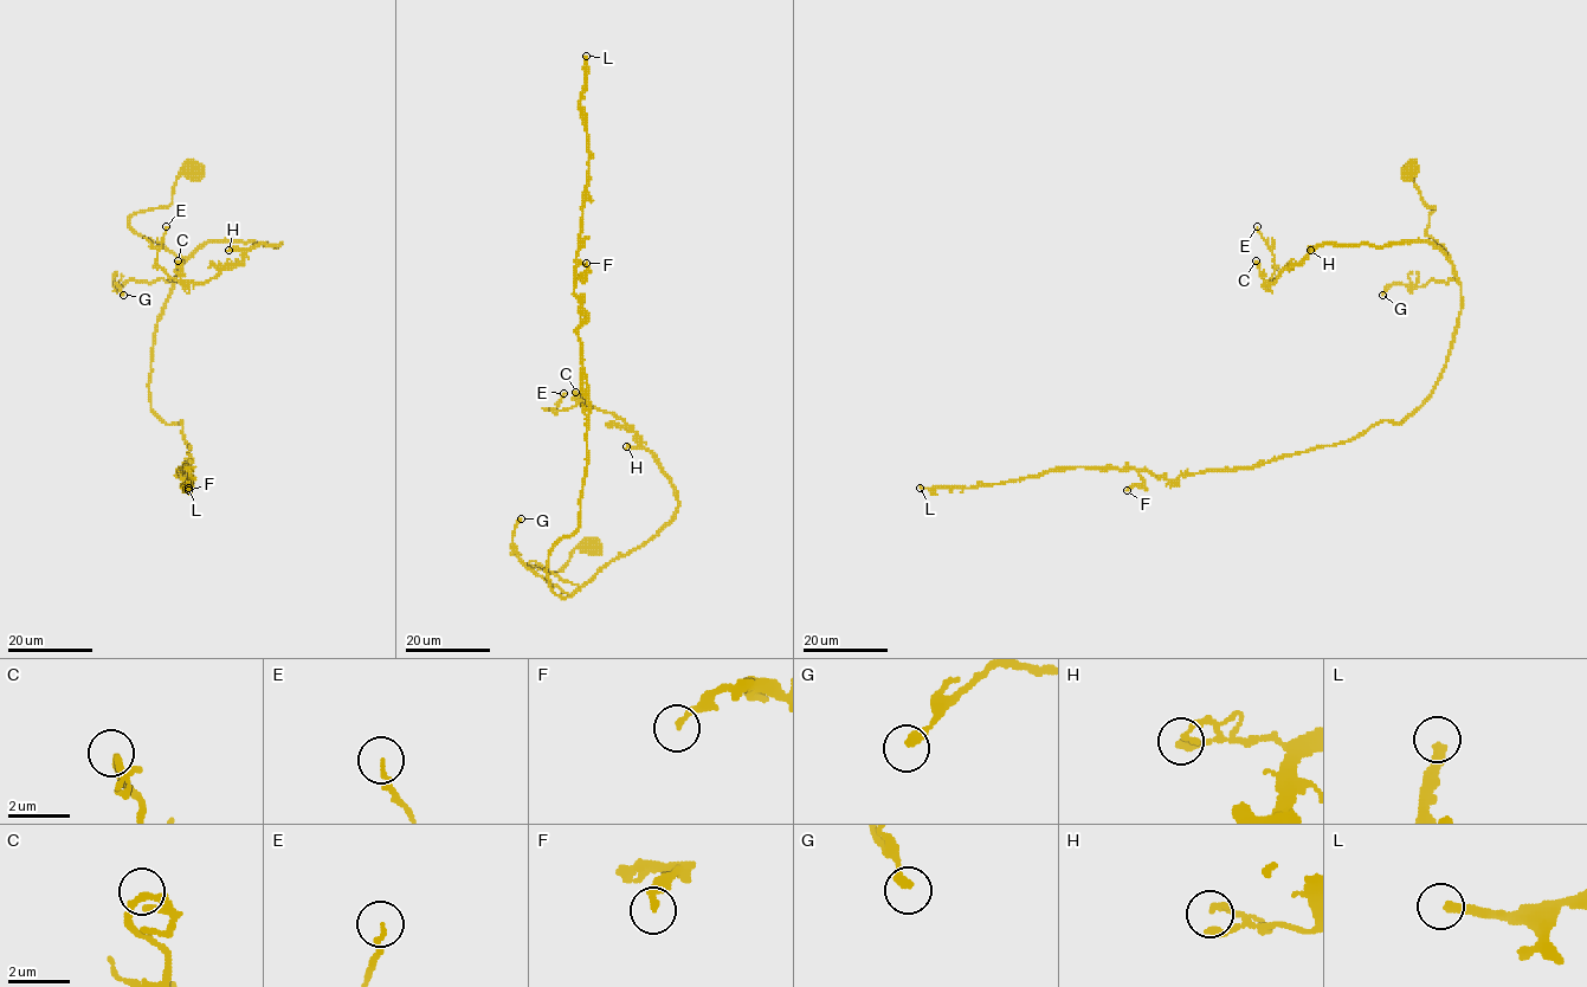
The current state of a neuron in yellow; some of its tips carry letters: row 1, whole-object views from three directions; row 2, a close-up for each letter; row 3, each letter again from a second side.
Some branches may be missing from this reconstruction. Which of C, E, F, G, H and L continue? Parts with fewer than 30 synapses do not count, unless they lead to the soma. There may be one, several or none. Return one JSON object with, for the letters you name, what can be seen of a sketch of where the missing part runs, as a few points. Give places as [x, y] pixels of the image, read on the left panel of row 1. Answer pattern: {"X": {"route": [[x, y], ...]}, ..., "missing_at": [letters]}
{"L": {"route": [[188, 488], [212, 455], [245, 485], [262, 482], [251, 399], [307, 279], [260, 230], [263, 154], [286, 120]]}, "missing_at": ["L"]}

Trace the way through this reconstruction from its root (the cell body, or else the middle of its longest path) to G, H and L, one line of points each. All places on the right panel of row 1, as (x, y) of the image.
G: (1411, 167), (1423, 201), (1434, 207), (1425, 233), (1449, 255), (1458, 282), (1393, 283), (1382, 295)
H: (1411, 167), (1407, 172), (1423, 201), (1434, 207), (1425, 233), (1449, 257), (1424, 242), (1321, 244), (1310, 250)
L: (1411, 167), (1462, 308), (1444, 371), (1401, 424), (1174, 481), (1071, 468), (920, 488)

